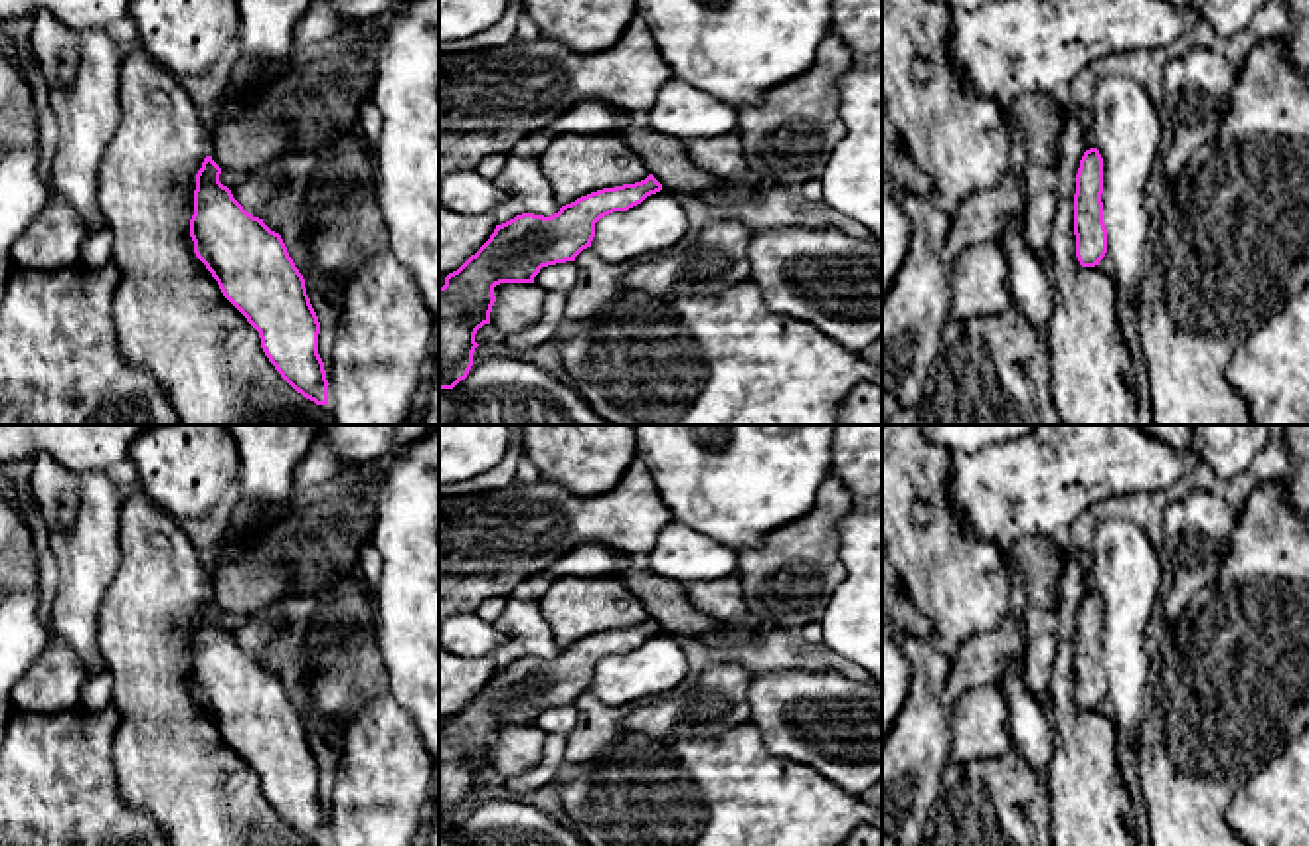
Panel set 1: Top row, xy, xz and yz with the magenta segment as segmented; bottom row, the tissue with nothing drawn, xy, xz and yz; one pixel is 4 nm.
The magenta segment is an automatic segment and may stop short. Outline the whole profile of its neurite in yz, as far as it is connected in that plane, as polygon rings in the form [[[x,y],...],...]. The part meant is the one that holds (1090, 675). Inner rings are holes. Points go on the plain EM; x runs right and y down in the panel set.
[[[1097,591],[1084,595],[1076,617],[1074,678],[1082,710],[1095,710],[1107,696],[1103,666],[1103,601]]]

